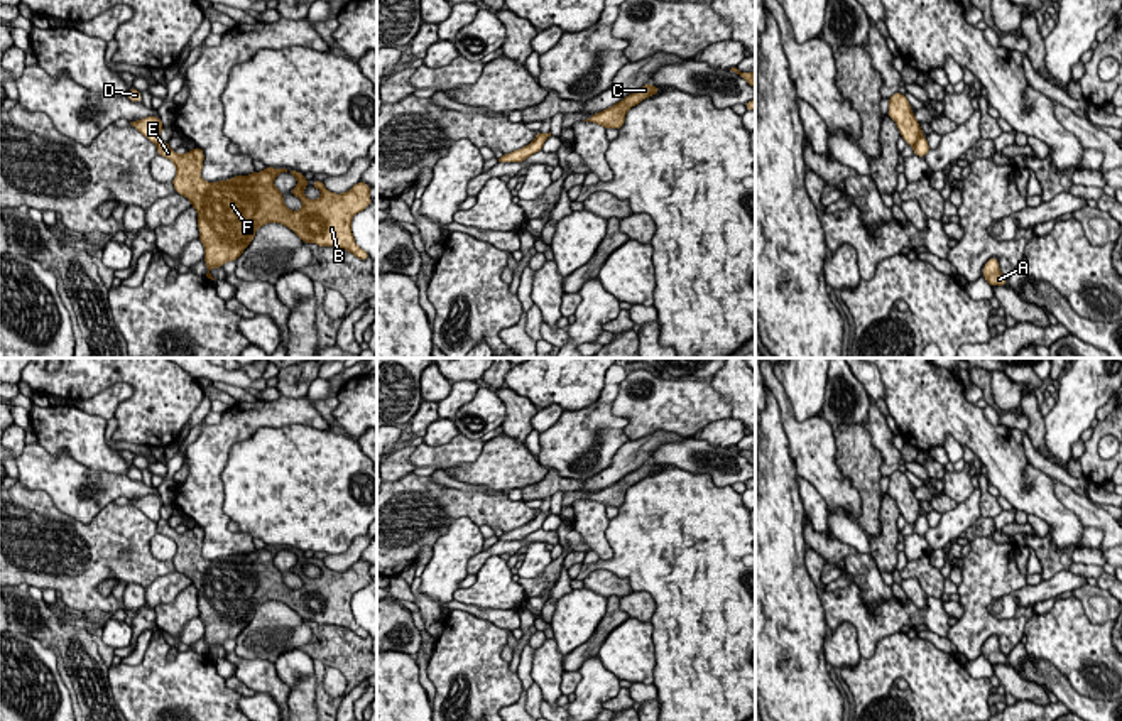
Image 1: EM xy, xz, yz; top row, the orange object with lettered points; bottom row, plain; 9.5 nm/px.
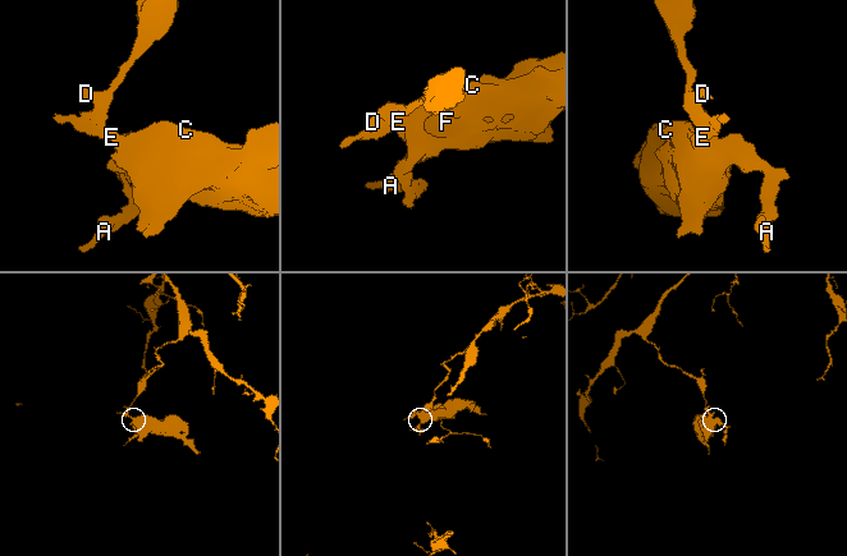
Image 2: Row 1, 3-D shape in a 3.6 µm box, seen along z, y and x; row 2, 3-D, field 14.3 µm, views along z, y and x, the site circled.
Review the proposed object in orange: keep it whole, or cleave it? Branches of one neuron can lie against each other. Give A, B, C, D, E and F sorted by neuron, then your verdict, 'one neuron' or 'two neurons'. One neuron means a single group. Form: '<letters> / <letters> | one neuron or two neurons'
A B C E F / D | two neurons

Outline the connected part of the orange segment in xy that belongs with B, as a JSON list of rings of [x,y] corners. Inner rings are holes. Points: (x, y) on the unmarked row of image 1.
[[[167,520],[157,522],[157,534],[167,535],[176,544],[172,564],[186,574],[198,591],[199,620],[204,625],[206,655],[215,659],[211,647],[237,638],[265,601],[280,601],[292,608],[302,620],[319,625],[348,628],[360,638],[370,637],[351,611],[351,598],[370,584],[370,564],[357,561],[343,572],[331,571],[321,559],[306,559],[302,550],[291,549],[297,557],[292,574],[302,579],[299,589],[284,583],[284,572],[274,557],[287,547],[265,545],[262,550],[235,554],[226,559],[208,561],[201,557],[204,532],[199,525],[179,534]],[[313,562],[321,569],[319,577],[308,577],[304,566]]]

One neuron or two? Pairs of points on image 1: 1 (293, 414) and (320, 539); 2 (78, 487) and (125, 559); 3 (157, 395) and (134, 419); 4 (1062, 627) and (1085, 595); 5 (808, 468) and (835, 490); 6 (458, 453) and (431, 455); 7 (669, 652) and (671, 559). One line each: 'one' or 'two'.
1: two
2: two
3: one
4: two
5: one
6: one
7: one

